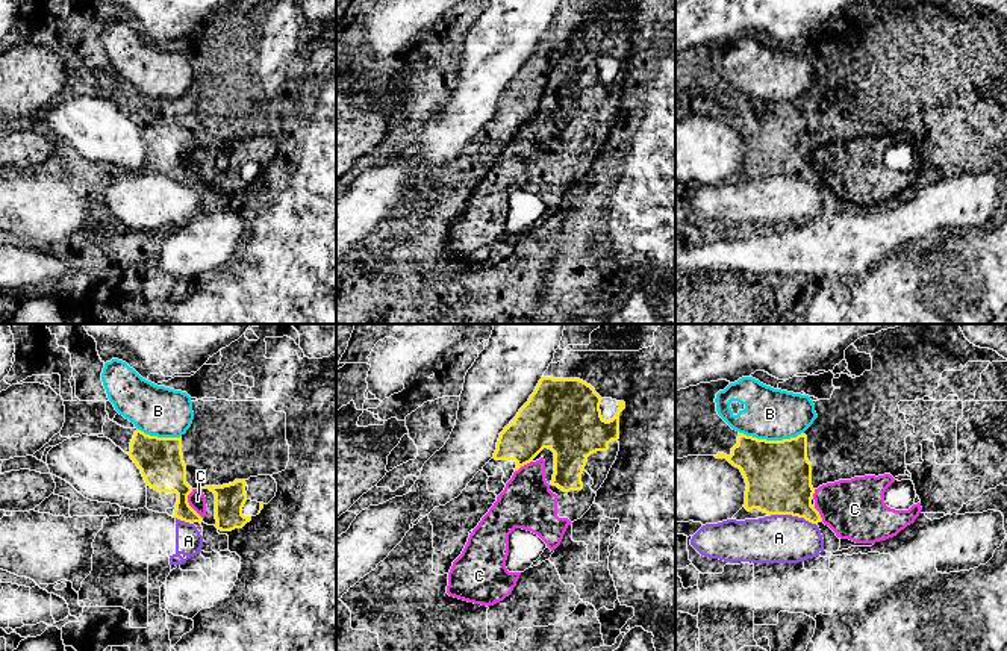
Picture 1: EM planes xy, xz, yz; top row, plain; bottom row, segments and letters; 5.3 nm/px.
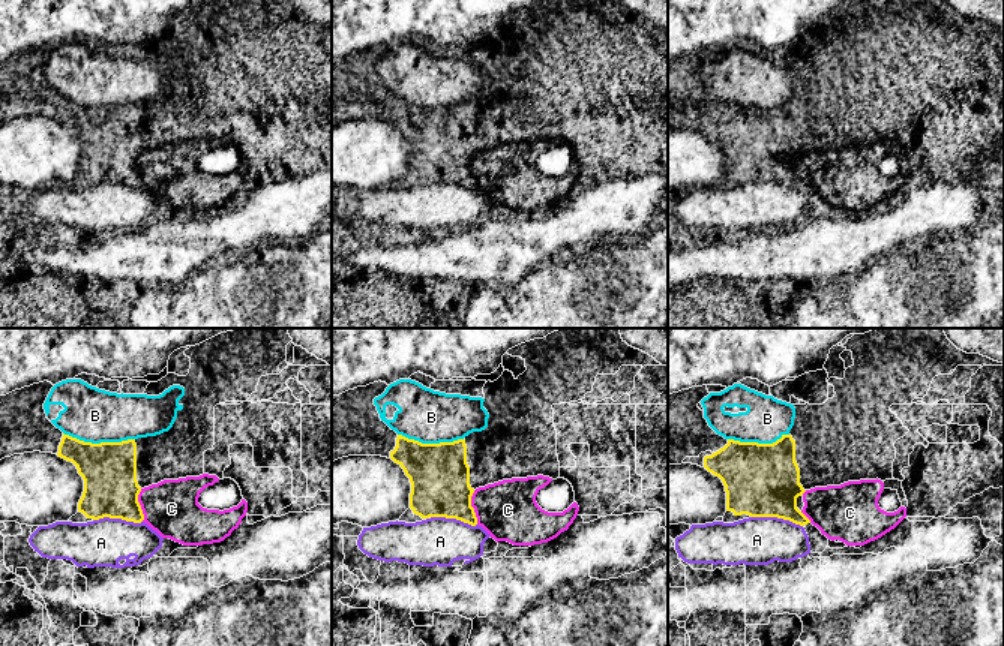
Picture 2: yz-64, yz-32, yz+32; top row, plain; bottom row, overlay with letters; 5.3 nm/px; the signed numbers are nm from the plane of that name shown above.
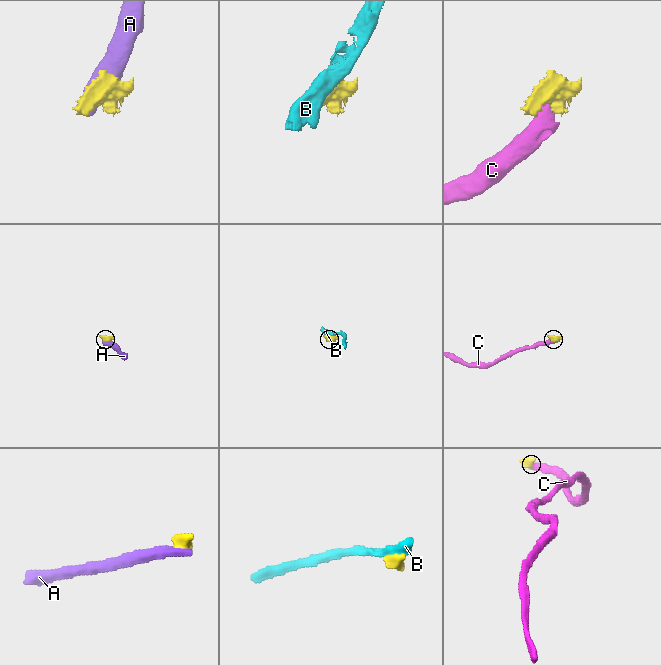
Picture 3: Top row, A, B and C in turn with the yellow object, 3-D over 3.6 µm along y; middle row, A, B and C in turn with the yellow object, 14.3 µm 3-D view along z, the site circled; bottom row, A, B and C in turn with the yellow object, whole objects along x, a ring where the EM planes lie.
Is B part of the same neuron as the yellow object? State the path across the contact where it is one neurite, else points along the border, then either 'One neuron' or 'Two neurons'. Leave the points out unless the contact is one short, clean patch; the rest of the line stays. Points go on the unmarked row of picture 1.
Two neurons

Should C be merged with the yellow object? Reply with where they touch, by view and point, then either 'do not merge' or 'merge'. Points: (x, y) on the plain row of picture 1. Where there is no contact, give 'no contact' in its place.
xy (188, 165) | merge

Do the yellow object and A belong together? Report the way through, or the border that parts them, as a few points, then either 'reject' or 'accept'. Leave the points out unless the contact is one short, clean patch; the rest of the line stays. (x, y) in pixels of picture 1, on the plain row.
reject

